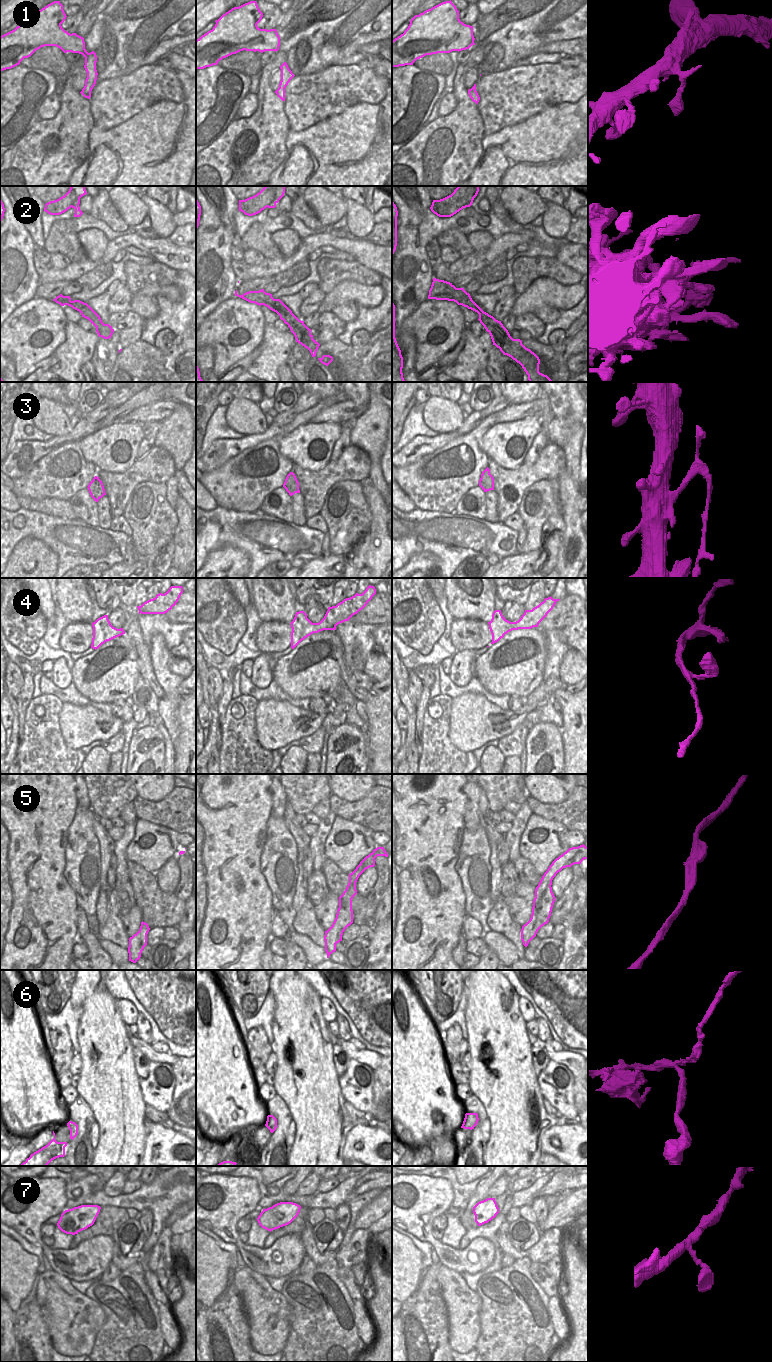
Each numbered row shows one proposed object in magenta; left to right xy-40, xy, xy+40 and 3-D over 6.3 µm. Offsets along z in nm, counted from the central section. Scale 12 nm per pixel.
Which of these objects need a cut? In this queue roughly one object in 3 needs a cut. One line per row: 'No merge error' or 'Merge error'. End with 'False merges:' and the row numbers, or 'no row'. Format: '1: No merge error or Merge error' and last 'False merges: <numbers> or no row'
1: No merge error
2: No merge error
3: Merge error
4: No merge error
5: No merge error
6: Merge error
7: No merge error
False merges: 3, 6.

